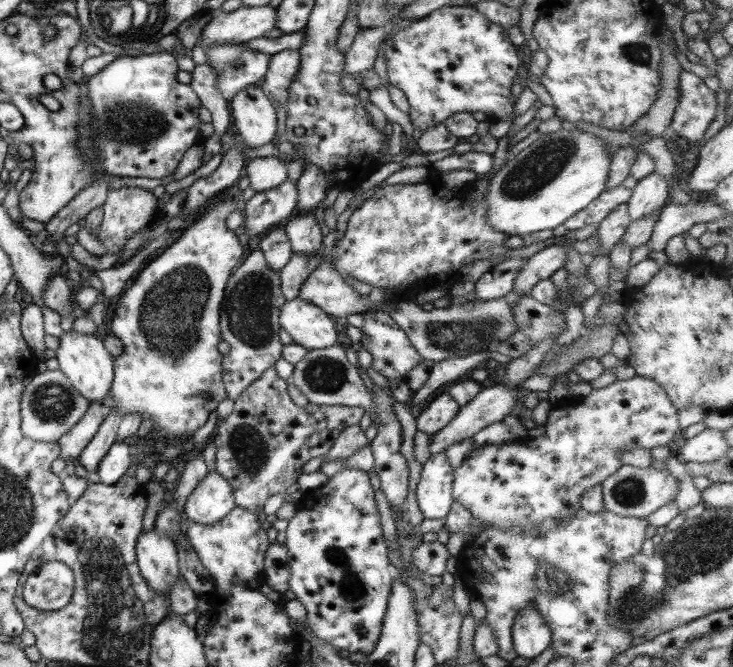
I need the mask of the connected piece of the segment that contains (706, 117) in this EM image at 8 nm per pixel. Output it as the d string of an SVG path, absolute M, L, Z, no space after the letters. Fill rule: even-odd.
M680 70L678 84L681 96L675 106L669 132L697 145L715 117L716 98L702 79L691 72Z

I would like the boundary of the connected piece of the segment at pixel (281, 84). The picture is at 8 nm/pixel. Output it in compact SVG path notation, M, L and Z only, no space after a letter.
M283 50L270 56L267 72L258 85L271 105L284 107L289 85L297 74L299 65L300 54L295 50Z

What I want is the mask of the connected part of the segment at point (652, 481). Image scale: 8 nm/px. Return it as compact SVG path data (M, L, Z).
M621 465L611 476L601 483L602 508L617 516L633 516L644 519L657 508L673 501L677 492L677 481L666 469L655 469L651 465L645 468Z

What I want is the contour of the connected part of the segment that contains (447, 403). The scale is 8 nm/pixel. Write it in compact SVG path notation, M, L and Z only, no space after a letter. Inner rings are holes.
M447 393L440 394L416 417L416 430L431 435L451 422L459 409L460 406Z

